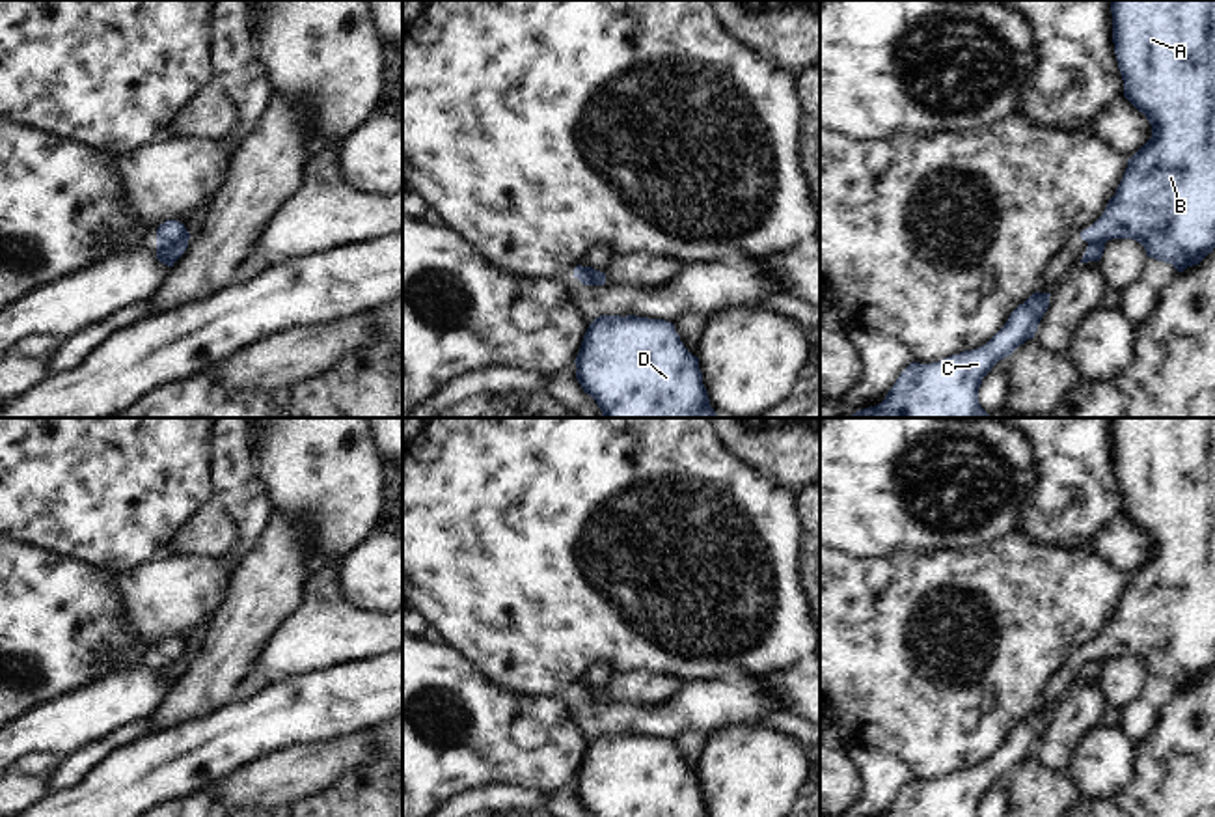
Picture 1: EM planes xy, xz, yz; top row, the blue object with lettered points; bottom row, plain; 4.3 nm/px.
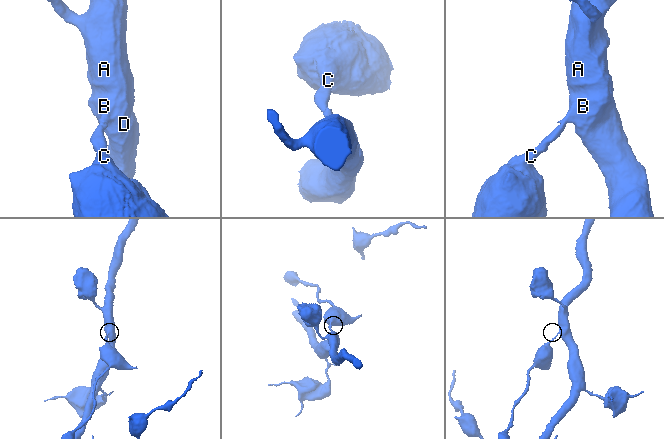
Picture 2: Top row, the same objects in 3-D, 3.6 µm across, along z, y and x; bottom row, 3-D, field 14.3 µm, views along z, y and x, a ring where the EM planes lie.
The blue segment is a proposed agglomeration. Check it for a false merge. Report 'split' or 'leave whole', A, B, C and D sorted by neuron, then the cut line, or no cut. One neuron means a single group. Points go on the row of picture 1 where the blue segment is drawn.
split; A B D / C; cut in xy along (187, 239), (170, 245), (157, 243)

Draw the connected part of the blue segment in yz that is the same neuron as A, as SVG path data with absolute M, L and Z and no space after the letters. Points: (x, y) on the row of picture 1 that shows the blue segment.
M1109 0L1113 13L1113 43L1118 69L1124 80L1124 97L1146 116L1152 125L1152 138L1127 159L1127 168L1109 200L1103 215L1079 235L1088 244L1105 244L1111 239L1133 239L1140 242L1148 257L1170 263L1178 272L1198 265L1215 248L1215 0Z

